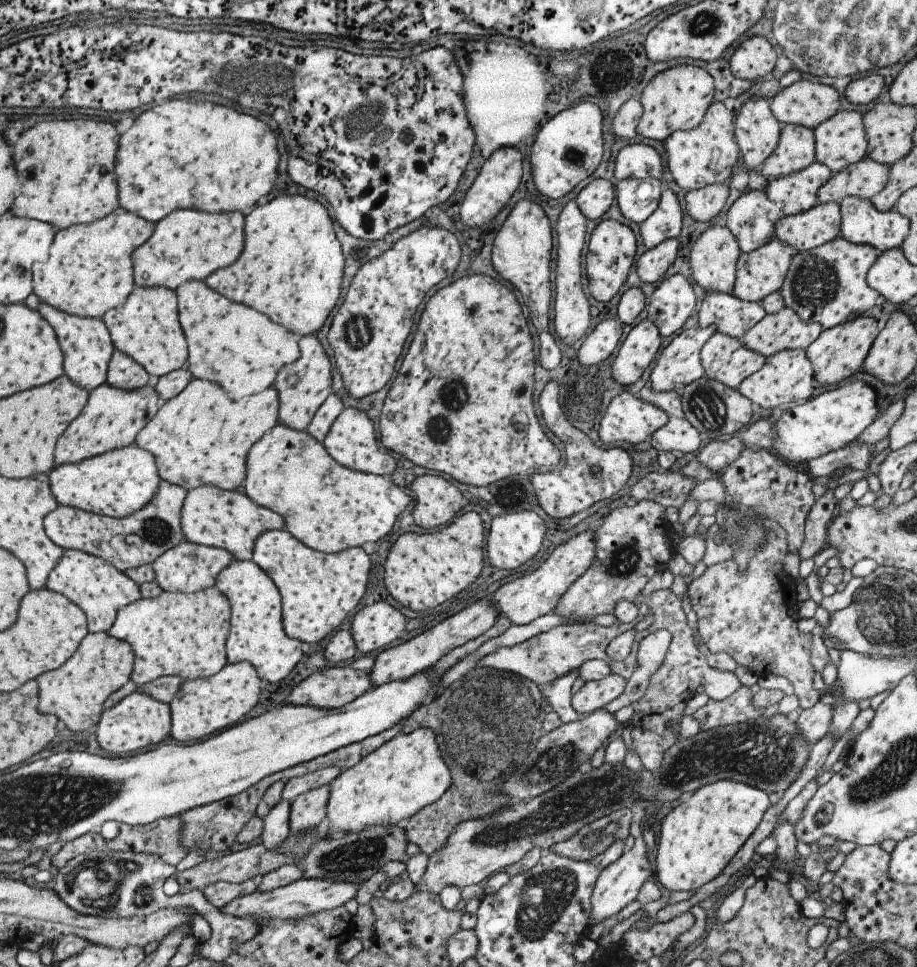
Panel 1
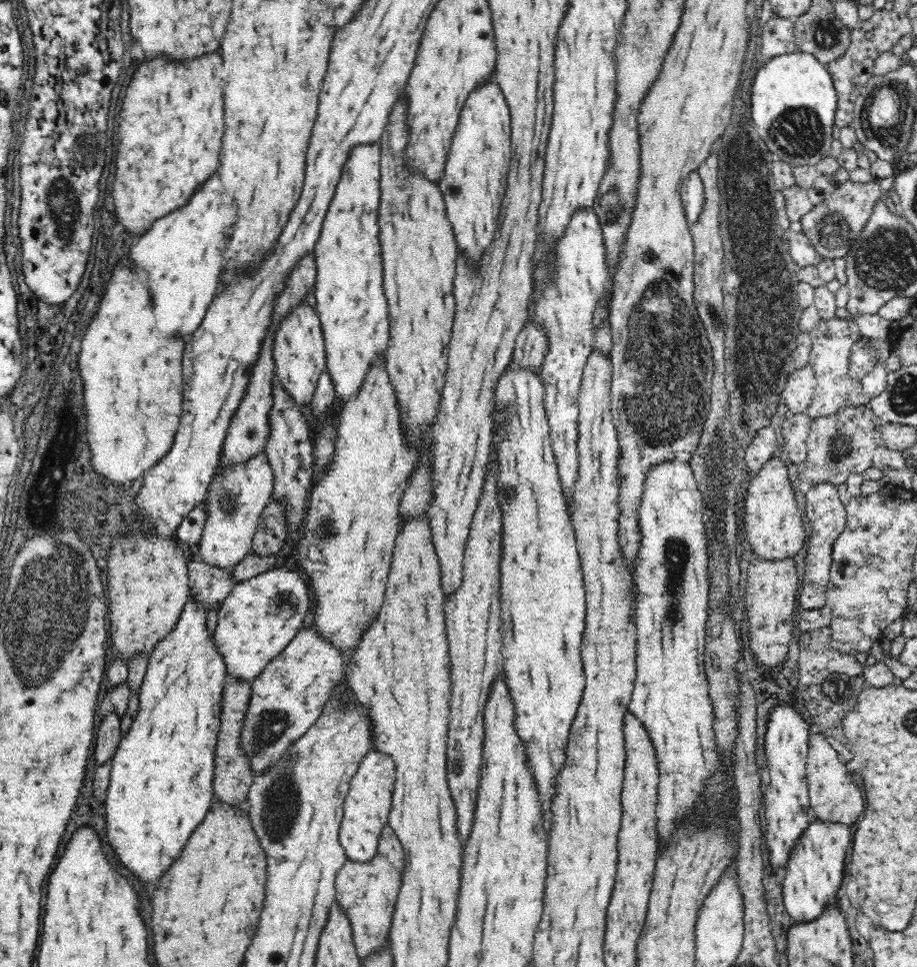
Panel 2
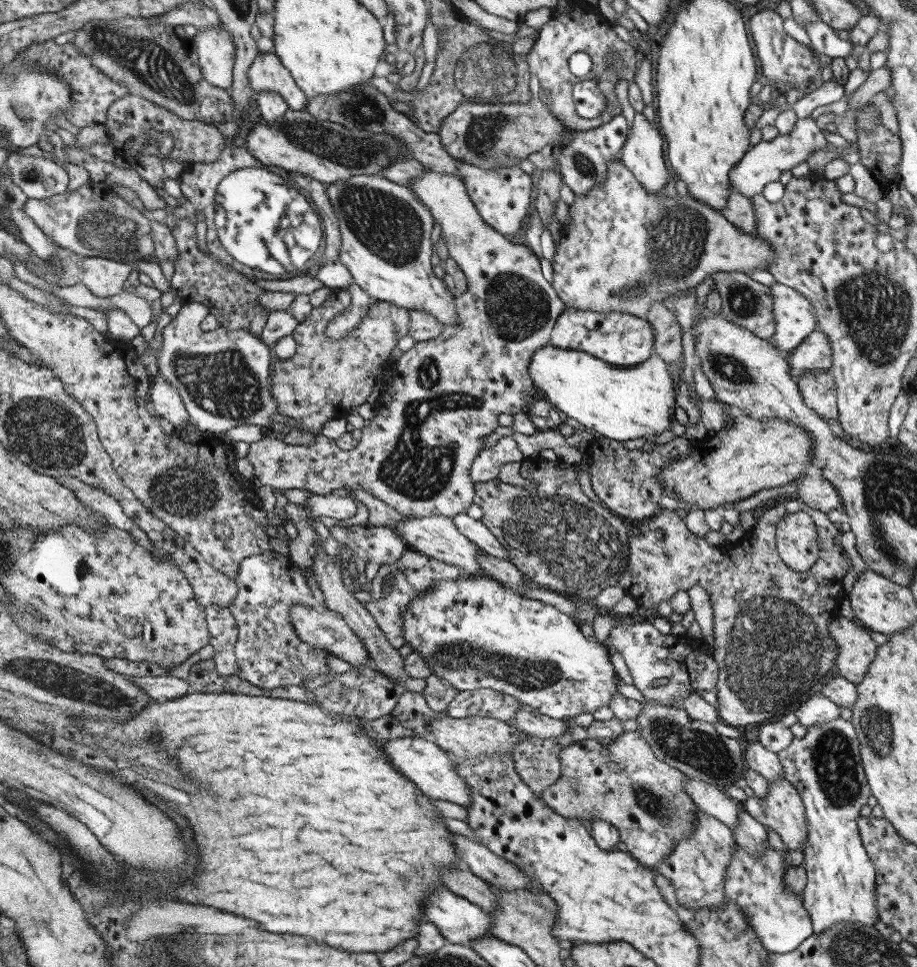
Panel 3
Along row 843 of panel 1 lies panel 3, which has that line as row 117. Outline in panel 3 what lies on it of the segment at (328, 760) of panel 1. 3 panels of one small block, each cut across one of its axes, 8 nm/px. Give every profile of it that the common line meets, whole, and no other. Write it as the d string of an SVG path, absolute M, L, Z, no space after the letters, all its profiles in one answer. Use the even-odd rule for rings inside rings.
M157 14L146 18L146 16L124 16L114 20L88 21L86 25L70 34L70 41L76 50L86 54L94 66L98 66L106 76L110 76L114 82L124 84L129 94L140 96L144 100L154 102L163 106L180 116L190 120L198 120L206 124L224 124L230 122L235 116L235 102L227 89L214 86L208 82L200 72L196 45L184 33L182 25L168 25L164 21L152 21Z

